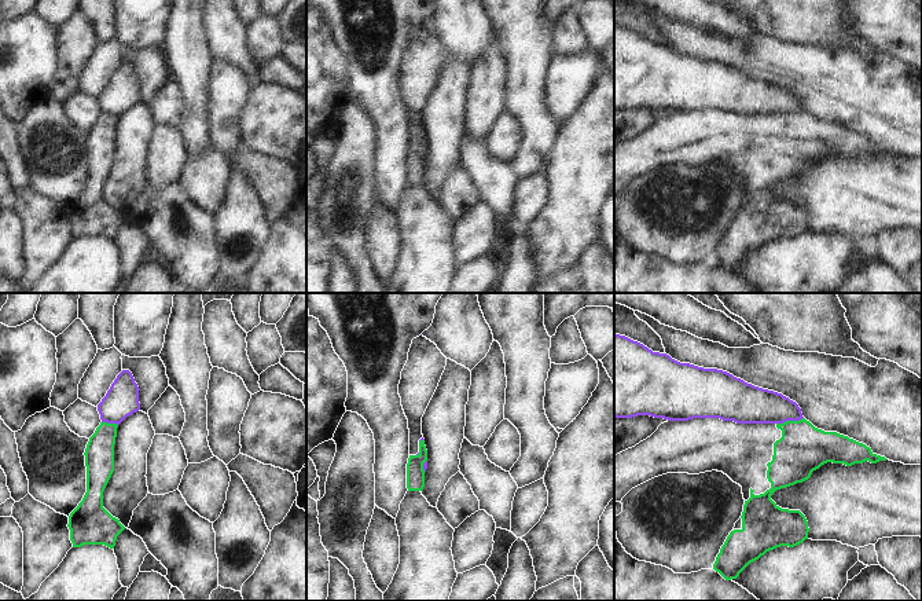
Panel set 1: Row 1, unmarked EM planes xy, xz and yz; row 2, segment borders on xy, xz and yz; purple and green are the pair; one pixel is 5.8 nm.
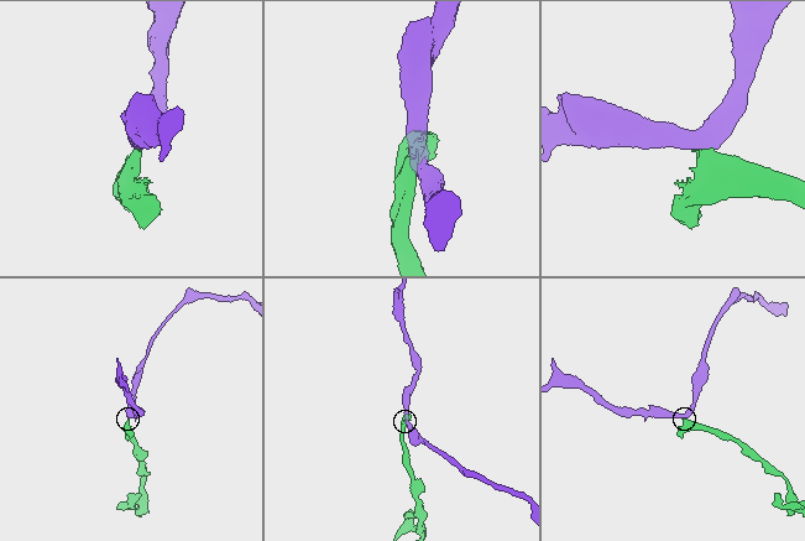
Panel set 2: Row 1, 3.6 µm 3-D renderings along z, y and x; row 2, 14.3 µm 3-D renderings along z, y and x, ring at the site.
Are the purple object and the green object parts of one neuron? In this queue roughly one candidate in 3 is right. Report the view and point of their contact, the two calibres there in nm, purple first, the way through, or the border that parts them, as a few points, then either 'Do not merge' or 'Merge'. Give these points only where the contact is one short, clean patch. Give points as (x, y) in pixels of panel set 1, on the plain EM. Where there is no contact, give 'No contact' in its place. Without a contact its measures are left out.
Touches purple at yz (789, 112). Thickness 220 nm (purple) against 280 nm. Boundary: yz (803, 109), (777, 116). Do not merge

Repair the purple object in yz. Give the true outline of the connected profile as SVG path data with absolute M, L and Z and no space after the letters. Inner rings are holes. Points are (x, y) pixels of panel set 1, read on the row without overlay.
M614 25L614 109L638 107L668 113L720 110L737 116L783 116L804 110L798 96L782 85L754 78L723 62L680 55Z

